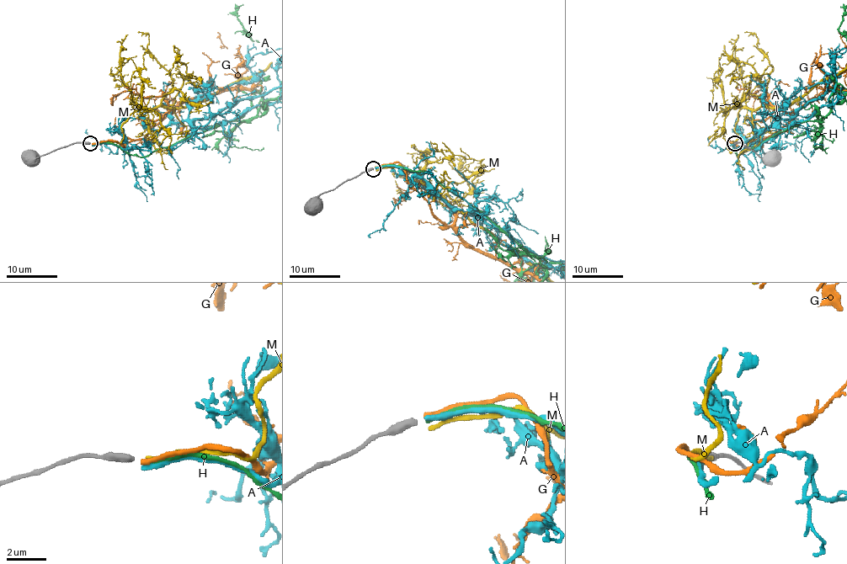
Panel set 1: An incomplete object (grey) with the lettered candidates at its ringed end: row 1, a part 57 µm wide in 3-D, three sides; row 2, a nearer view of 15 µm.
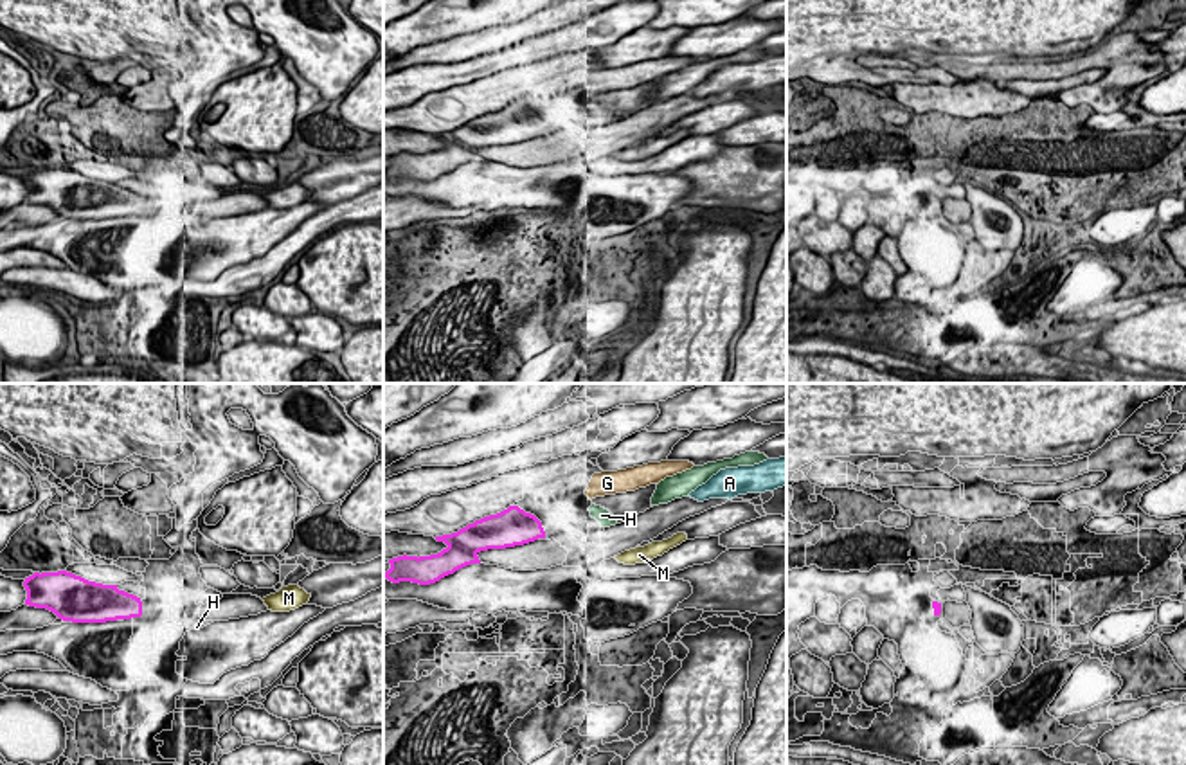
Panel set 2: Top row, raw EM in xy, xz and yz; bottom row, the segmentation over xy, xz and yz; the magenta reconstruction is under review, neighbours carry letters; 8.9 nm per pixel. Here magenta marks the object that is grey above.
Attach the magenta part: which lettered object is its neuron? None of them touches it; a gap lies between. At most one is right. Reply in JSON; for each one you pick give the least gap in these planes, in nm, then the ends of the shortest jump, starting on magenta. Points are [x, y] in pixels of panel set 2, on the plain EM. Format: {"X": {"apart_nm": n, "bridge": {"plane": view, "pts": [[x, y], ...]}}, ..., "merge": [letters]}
{"H": {"apart_nm": 440, "bridge": {"plane": "xz", "pts": [[544, 128], [591, 112]]}}, "merge": ["H"]}

